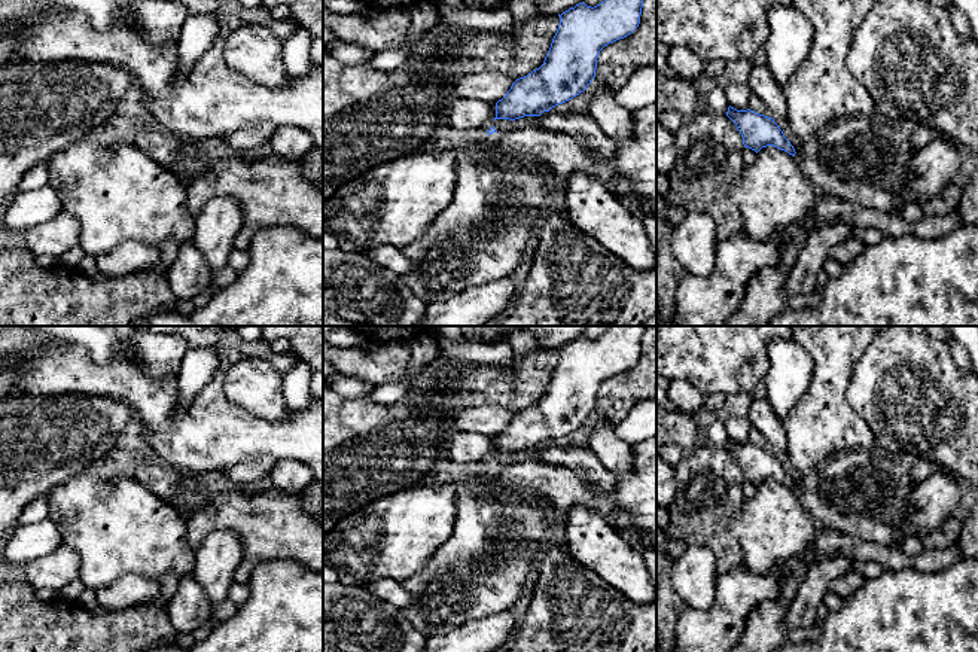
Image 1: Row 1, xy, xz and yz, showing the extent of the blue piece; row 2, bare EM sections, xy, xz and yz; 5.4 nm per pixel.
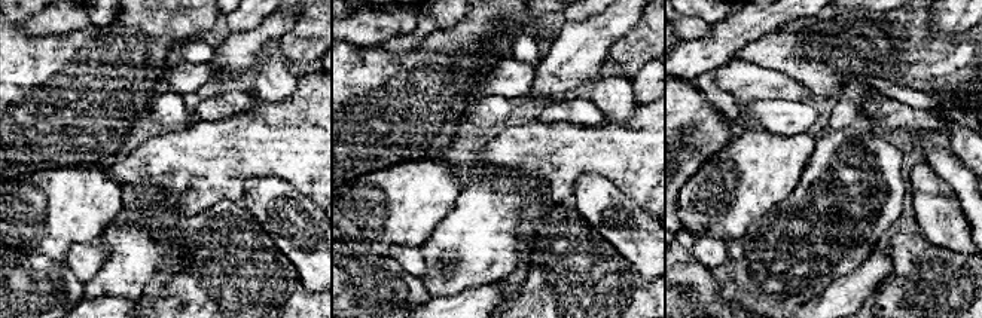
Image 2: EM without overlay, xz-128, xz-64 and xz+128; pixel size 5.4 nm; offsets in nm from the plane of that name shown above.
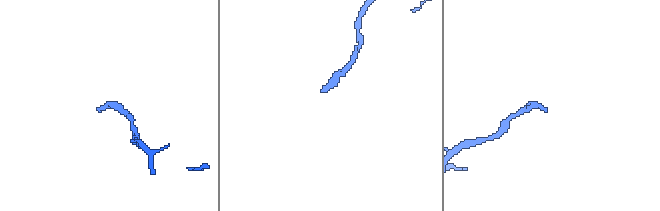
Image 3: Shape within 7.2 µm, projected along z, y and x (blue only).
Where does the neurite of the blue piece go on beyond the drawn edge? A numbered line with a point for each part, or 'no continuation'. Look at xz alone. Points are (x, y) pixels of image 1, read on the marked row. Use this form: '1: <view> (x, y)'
1: xz (499, 200)

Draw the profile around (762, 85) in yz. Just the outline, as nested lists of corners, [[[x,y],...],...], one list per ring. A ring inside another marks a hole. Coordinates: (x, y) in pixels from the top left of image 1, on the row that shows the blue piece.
[[[752,65],[747,85],[765,103],[773,116],[786,116],[783,88],[776,83],[767,67]]]

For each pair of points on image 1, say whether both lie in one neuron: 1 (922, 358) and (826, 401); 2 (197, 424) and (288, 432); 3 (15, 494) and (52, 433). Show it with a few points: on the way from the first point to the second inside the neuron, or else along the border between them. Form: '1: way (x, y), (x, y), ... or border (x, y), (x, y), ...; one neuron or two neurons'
1: border (859, 359), (847, 390), (847, 402), (865, 422); two neurons
2: way (219, 432), (265, 432); one neuron
3: way (15, 480), (17, 469), (37, 448); one neuron

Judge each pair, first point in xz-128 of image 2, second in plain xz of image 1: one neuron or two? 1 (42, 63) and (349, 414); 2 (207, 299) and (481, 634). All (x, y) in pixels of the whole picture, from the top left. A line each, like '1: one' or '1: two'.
1: one
2: two

